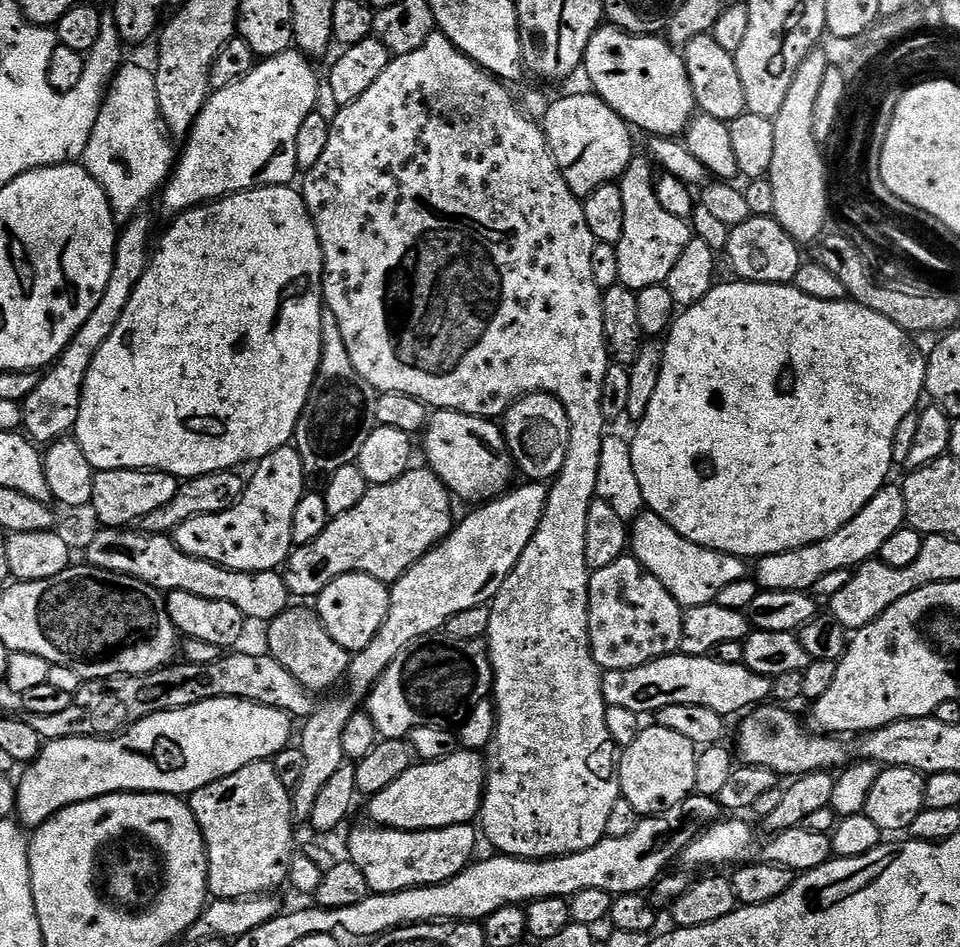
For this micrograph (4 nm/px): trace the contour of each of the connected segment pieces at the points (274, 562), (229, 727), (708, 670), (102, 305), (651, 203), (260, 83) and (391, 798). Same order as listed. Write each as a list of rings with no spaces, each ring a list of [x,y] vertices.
[[[285,446],[266,454],[266,458],[259,460],[252,470],[252,477],[247,477],[244,486],[244,496],[230,510],[222,514],[195,516],[177,526],[174,539],[183,552],[239,572],[270,572],[279,569],[287,561],[294,547],[294,510],[306,491],[306,473],[302,466],[302,458],[295,446]]]
[[[214,698],[194,706],[154,714],[131,728],[125,728],[118,738],[75,736],[50,740],[45,743],[40,757],[23,769],[24,777],[16,784],[15,815],[25,829],[35,830],[71,804],[115,792],[164,792],[167,796],[187,798],[202,790],[202,786],[218,778],[226,778],[234,774],[234,770],[242,770],[242,766],[271,760],[277,752],[289,747],[291,740],[288,739],[294,736],[291,723],[288,713],[277,708],[238,698]]]
[[[673,654],[625,672],[604,672],[600,686],[605,704],[626,706],[626,710],[634,710],[638,714],[655,714],[666,706],[693,704],[706,706],[719,716],[731,718],[735,712],[744,714],[763,705],[772,694],[772,680],[769,677],[754,674],[754,670],[750,670],[744,663],[718,662],[711,655]]]
[[[137,214],[131,217],[125,223],[128,225],[125,228],[123,225],[119,229],[114,266],[110,270],[110,282],[106,282],[106,290],[102,298],[98,298],[98,306],[94,306],[90,318],[82,322],[82,326],[74,334],[60,359],[40,376],[38,386],[34,386],[34,390],[30,390],[30,394],[22,401],[22,431],[37,446],[47,446],[56,440],[65,439],[76,427],[90,362],[94,362],[94,354],[102,350],[102,342],[106,342],[106,338],[114,334],[114,326],[118,326],[118,318],[122,318],[126,302],[130,302],[130,294],[134,294],[142,274],[146,274],[149,259],[154,251],[152,220],[144,215]]]
[[[643,159],[631,160],[618,181],[622,190],[622,207],[626,214],[622,238],[615,244],[618,278],[620,283],[635,293],[650,286],[667,285],[670,270],[674,270],[682,250],[686,250],[688,243],[694,239],[689,221],[674,218],[674,214],[666,214],[666,210],[662,210],[656,193],[657,173],[651,159]]]
[[[289,50],[278,54],[277,56],[270,56],[261,59],[251,70],[250,74],[246,74],[238,82],[234,82],[225,88],[217,88],[209,95],[208,101],[204,103],[204,108],[198,114],[198,118],[194,122],[192,131],[188,133],[186,139],[183,141],[182,147],[179,149],[178,159],[175,161],[172,175],[168,177],[163,189],[162,197],[164,196],[164,208],[171,214],[179,214],[181,212],[188,212],[191,208],[197,208],[200,204],[210,204],[214,200],[221,200],[223,196],[233,196],[239,192],[248,192],[252,188],[279,188],[281,186],[288,186],[293,183],[292,179],[298,176],[298,169],[296,167],[296,153],[298,151],[297,139],[298,129],[302,126],[302,122],[311,112],[317,111],[320,100],[320,92],[322,96],[322,80],[316,77],[316,72],[312,69],[313,61],[305,56],[299,50]]]
[[[458,750],[438,762],[410,767],[402,778],[394,778],[386,790],[371,797],[371,823],[395,826],[399,832],[428,832],[446,824],[469,823],[484,798],[485,779],[486,764],[480,752]]]

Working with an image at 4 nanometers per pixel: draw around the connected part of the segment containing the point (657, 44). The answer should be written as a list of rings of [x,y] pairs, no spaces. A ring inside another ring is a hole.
[[[601,26],[590,38],[590,46],[586,46],[582,72],[583,75],[588,75],[588,80],[592,83],[591,91],[595,95],[601,96],[633,129],[641,128],[648,132],[649,137],[683,137],[693,116],[697,115],[694,90],[690,86],[683,55],[659,35],[635,36],[621,28]]]

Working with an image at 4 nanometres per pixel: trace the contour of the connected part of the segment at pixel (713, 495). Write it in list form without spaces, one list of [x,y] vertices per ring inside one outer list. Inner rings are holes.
[[[739,278],[733,281],[733,284],[717,283],[702,302],[683,309],[673,319],[662,344],[664,356],[660,359],[654,398],[650,398],[646,414],[635,425],[636,437],[631,437],[630,443],[634,473],[647,511],[661,516],[682,538],[698,546],[741,558],[759,558],[830,538],[889,483],[888,475],[894,469],[894,434],[898,434],[902,418],[921,407],[920,396],[922,400],[926,392],[926,356],[916,349],[912,341],[915,339],[894,326],[890,318],[882,318],[882,314],[874,314],[874,310],[853,304],[847,298],[819,300],[802,294],[792,284],[750,284]]]

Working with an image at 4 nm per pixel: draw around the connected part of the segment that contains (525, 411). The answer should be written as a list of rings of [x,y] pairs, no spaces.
[[[547,392],[521,395],[502,417],[504,440],[512,454],[515,467],[525,472],[532,482],[548,482],[559,476],[570,438],[570,422],[562,402]]]

